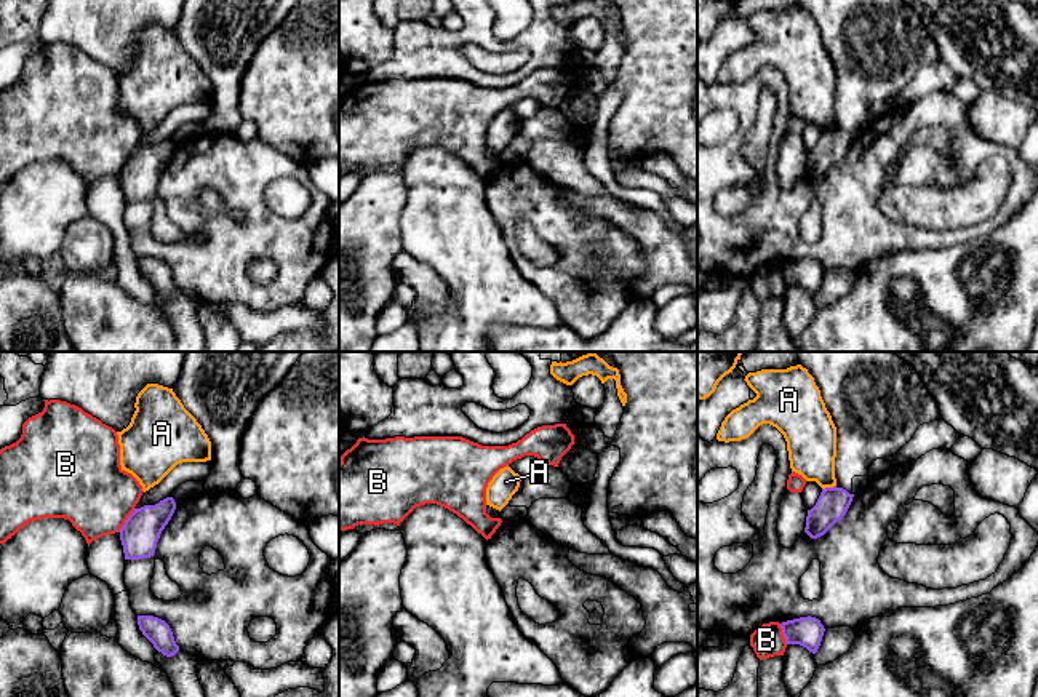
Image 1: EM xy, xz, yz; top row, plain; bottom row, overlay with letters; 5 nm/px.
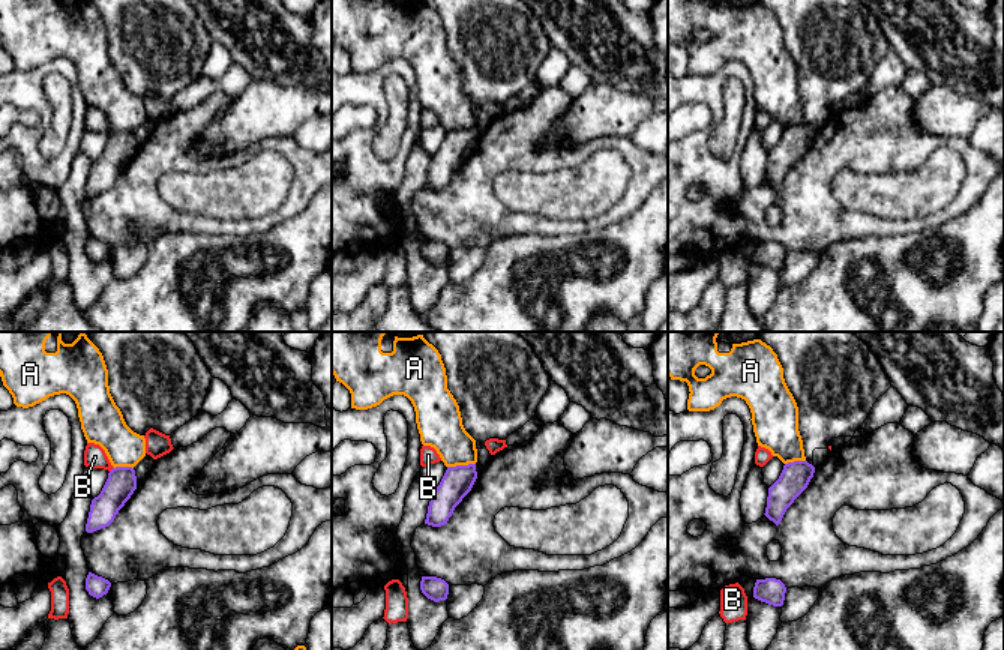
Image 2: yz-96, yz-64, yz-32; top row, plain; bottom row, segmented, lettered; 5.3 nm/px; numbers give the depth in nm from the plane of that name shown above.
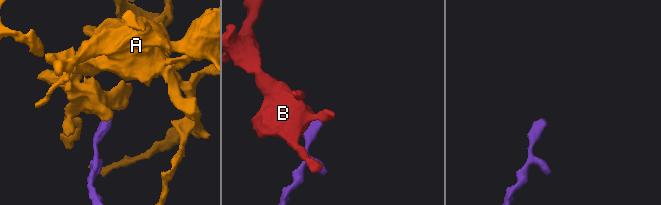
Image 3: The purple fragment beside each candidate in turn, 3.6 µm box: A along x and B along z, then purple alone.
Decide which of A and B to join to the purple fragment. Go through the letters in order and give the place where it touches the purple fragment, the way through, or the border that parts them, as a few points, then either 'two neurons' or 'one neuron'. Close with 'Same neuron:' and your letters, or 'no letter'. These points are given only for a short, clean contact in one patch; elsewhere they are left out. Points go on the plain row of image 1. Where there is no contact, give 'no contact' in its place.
A: yz (829, 130) | along yz (835, 127), (822, 131) | two neurons
B: xy (127, 162) | two neurons
Same neuron: no letter

